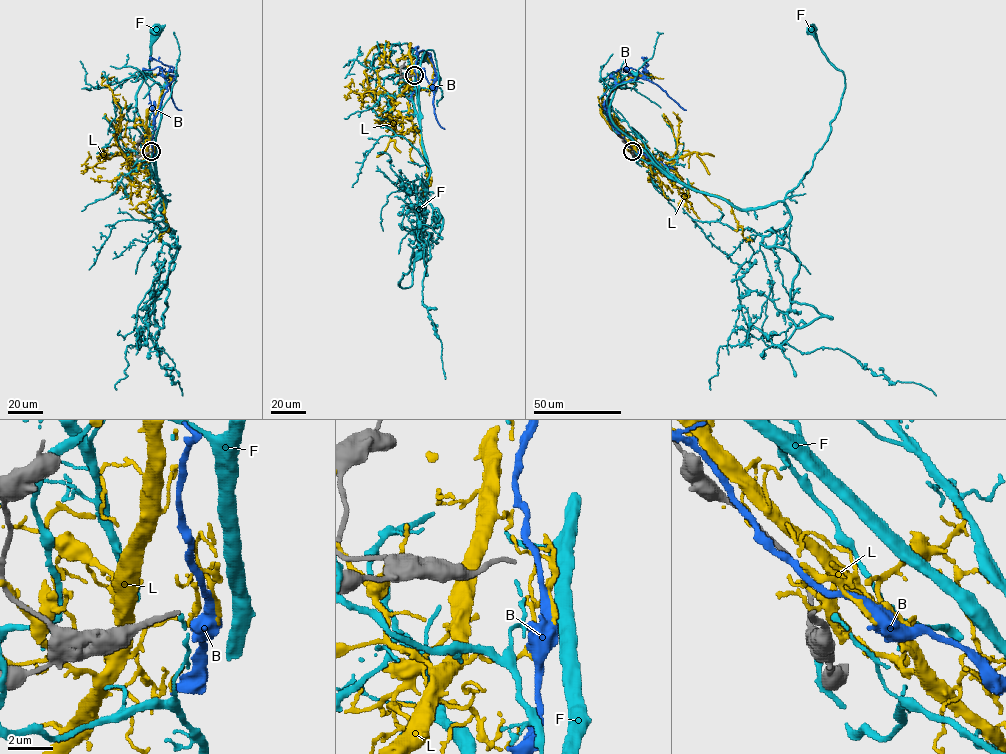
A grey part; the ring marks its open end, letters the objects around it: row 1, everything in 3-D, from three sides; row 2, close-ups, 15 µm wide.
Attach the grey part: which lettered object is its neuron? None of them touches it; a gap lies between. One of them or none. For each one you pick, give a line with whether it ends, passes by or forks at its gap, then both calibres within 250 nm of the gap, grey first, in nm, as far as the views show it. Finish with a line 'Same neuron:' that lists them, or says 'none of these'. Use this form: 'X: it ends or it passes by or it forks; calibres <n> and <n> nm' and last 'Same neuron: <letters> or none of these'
Same neuron: none of these

